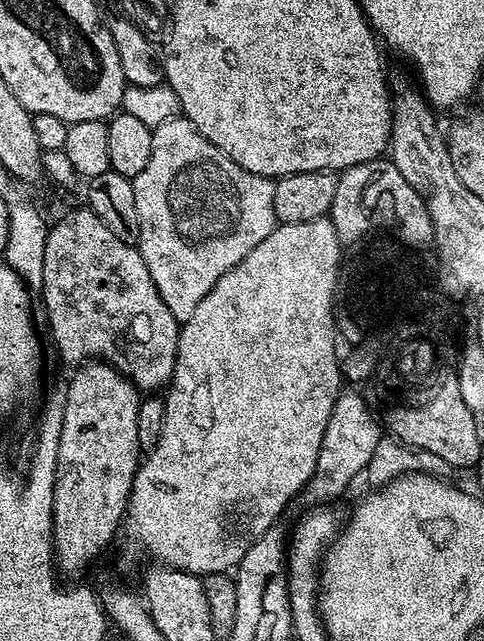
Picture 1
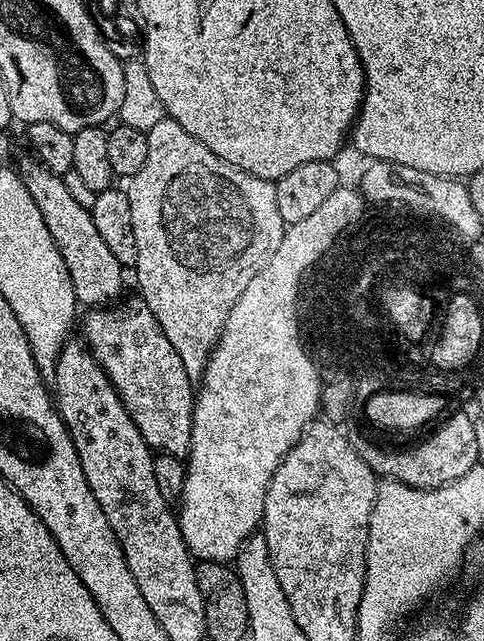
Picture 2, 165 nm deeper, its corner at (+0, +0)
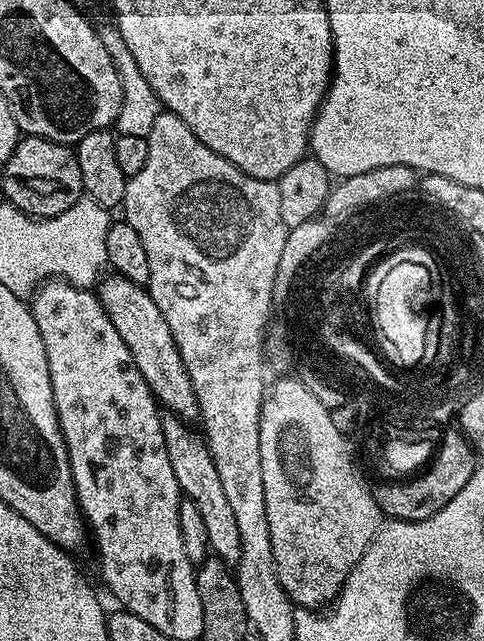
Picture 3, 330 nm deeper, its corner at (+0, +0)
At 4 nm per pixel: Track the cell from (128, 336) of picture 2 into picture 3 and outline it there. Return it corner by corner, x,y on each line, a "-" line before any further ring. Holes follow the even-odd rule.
175,418
164,420
166,454
170,458
170,466
174,469
174,478
178,478
181,493
192,500
194,506
198,506
198,511
206,522
206,538
211,555
225,562
239,562
242,558
242,537
238,534
230,501
222,491
222,481
218,479
214,458
203,435
199,431
191,432
188,428
191,427
185,421

